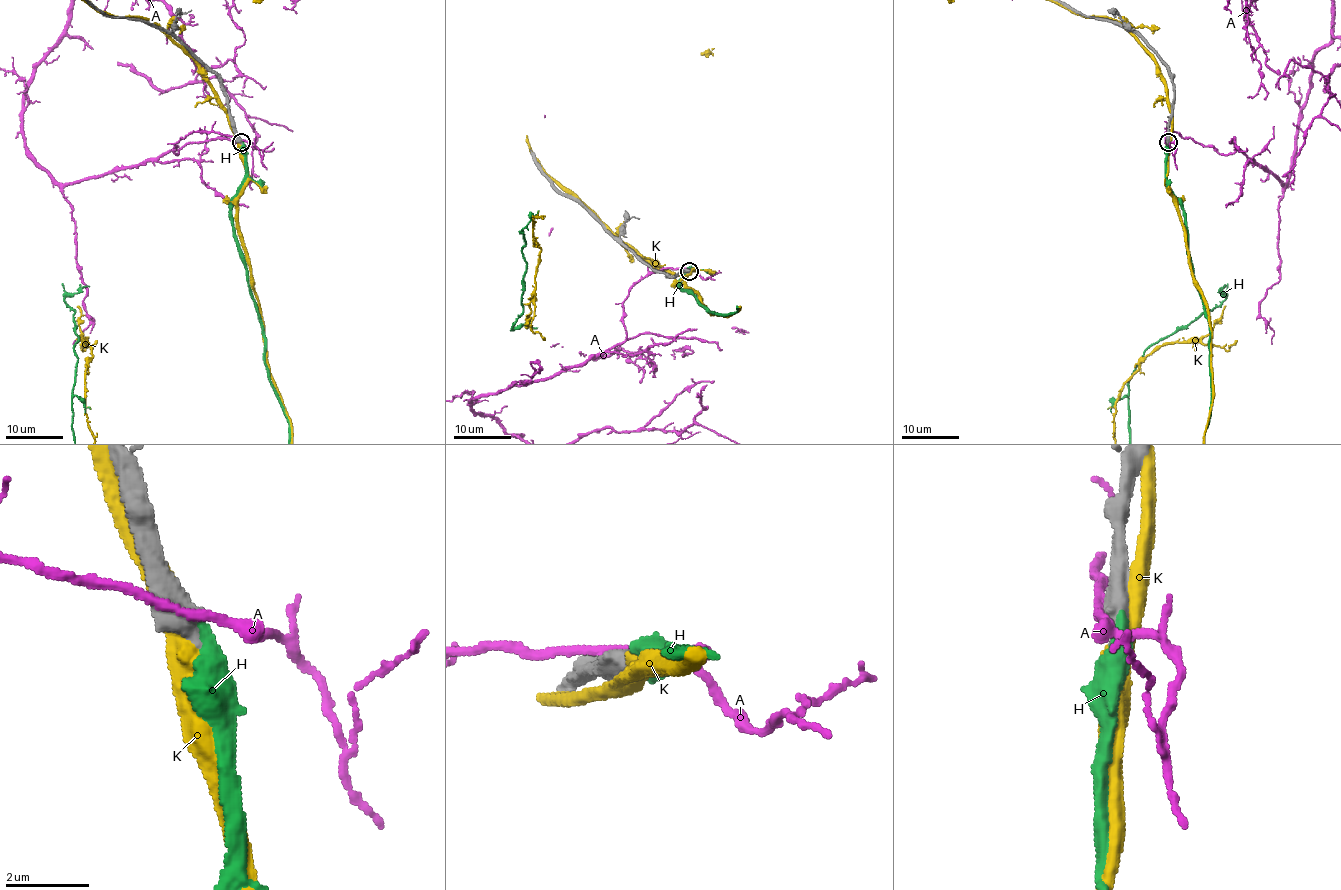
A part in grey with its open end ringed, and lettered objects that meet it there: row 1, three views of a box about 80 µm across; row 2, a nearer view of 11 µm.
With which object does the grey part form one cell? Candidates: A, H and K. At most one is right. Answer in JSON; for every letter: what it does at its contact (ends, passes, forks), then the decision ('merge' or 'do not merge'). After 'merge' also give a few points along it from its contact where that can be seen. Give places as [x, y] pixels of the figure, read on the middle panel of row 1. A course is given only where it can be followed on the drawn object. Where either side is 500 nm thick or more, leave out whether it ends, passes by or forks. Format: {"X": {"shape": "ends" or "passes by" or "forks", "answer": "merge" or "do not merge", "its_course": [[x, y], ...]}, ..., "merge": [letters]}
{"A": {"answer": "do not merge"}, "H": {"answer": "merge"}, "K": {"answer": "do not merge"}, "merge": ["H"]}

